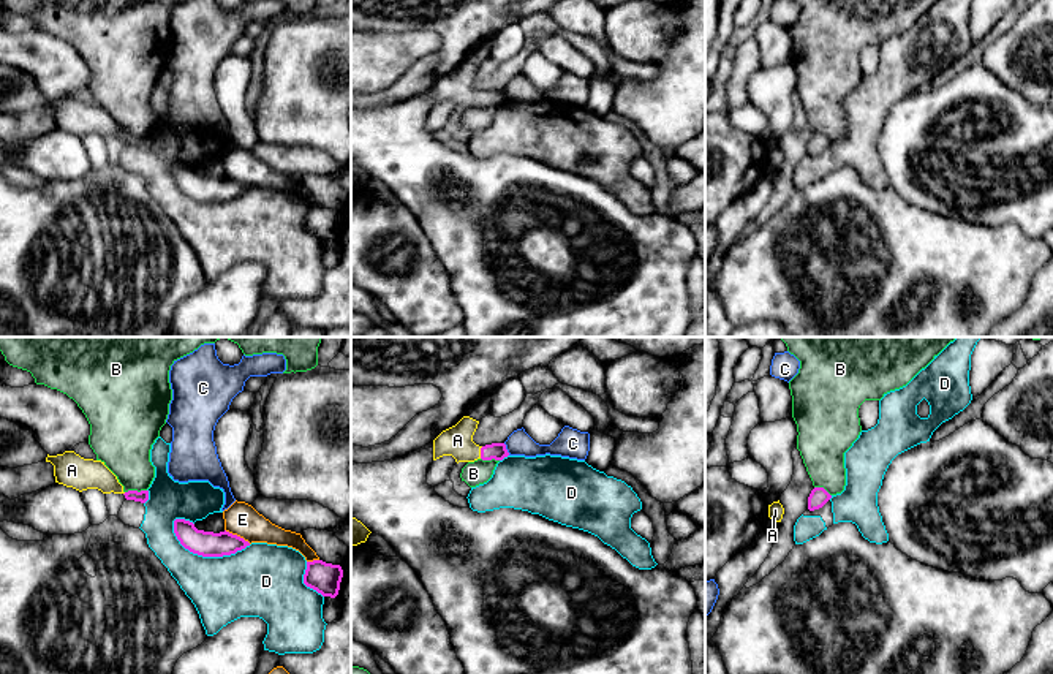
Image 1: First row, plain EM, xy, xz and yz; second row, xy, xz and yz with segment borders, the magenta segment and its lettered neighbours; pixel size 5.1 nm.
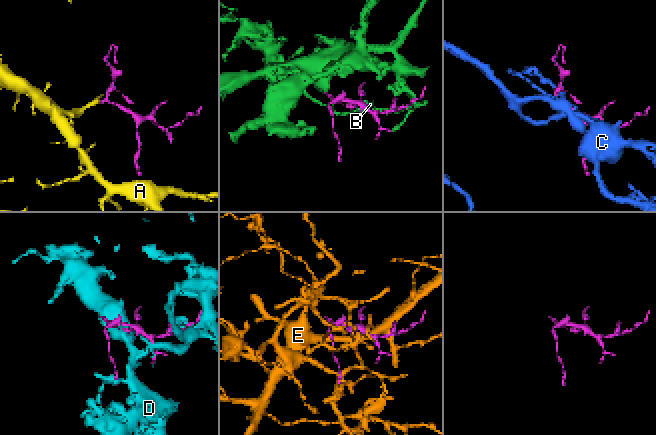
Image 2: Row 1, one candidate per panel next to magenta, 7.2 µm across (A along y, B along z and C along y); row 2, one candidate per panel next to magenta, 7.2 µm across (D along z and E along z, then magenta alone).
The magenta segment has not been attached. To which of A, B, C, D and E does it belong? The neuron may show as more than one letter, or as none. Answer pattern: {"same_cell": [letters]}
{"same_cell": ["A"]}

